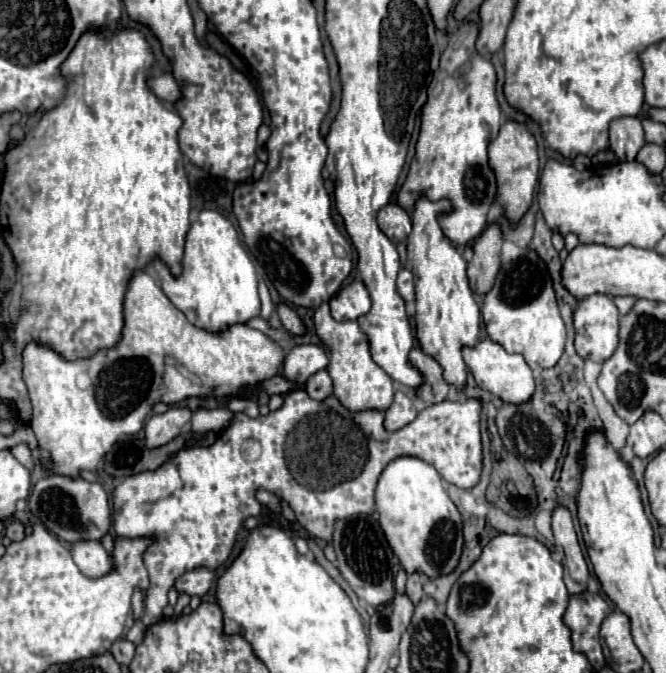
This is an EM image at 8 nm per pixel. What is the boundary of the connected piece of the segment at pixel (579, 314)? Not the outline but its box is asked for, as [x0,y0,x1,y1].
[574,294,618,360]

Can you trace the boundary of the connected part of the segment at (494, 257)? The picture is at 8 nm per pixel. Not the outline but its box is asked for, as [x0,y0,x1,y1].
[468,224,504,294]

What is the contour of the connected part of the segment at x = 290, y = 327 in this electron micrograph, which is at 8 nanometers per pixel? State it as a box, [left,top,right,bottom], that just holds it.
[276,302,306,336]

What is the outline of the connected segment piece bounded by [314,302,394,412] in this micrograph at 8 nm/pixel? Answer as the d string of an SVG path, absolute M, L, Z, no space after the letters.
M320 304L314 314L314 326L320 342L328 348L328 372L334 380L334 396L350 410L380 410L386 412L394 398L392 378L372 360L370 344L358 322L338 324L330 316L328 304Z

